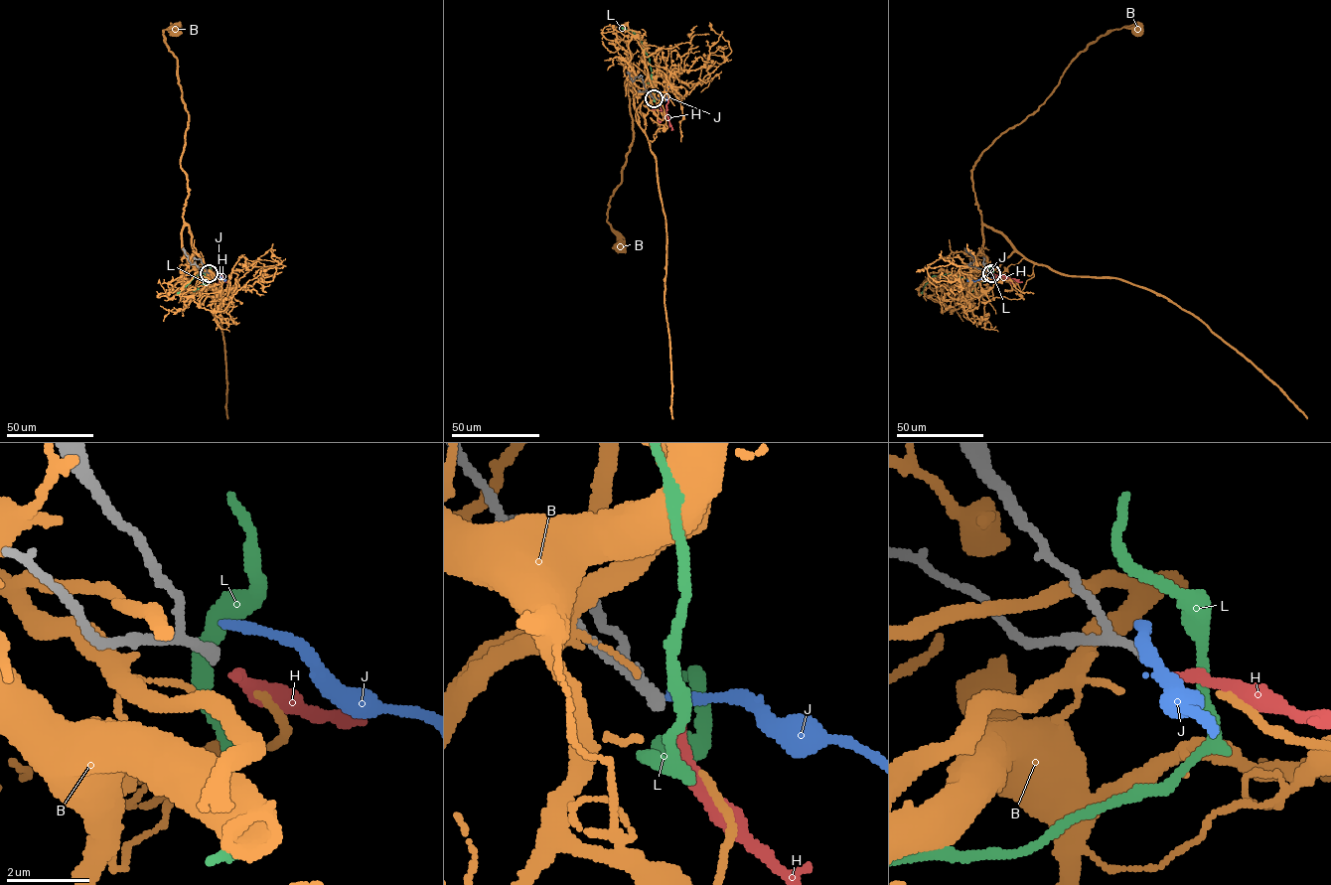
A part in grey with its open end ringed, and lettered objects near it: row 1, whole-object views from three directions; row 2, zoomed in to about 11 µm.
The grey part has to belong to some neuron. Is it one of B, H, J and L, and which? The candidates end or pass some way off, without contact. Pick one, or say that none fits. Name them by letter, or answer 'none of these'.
H

